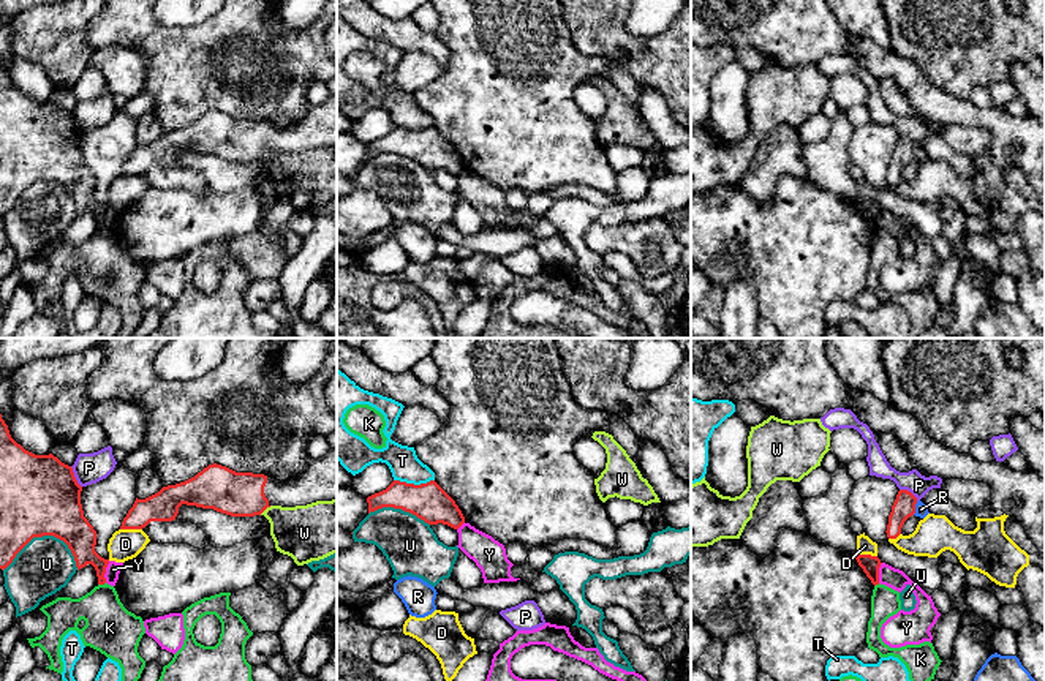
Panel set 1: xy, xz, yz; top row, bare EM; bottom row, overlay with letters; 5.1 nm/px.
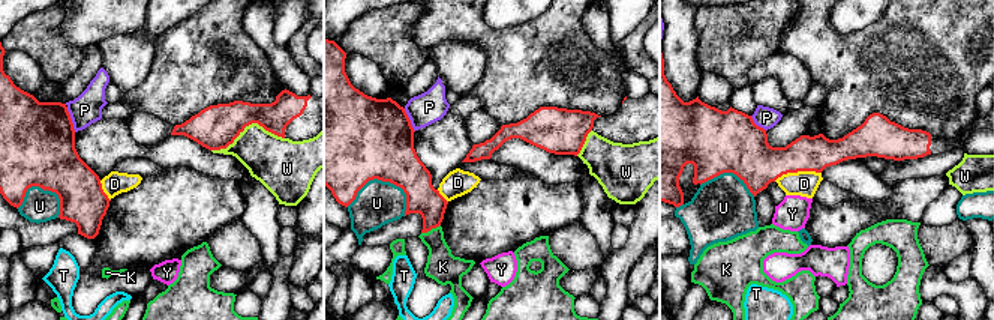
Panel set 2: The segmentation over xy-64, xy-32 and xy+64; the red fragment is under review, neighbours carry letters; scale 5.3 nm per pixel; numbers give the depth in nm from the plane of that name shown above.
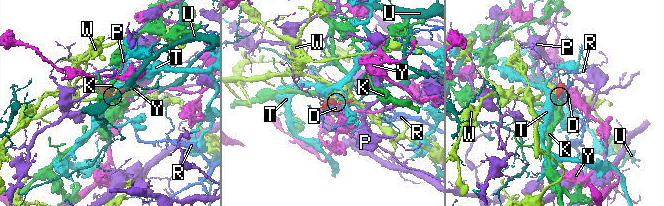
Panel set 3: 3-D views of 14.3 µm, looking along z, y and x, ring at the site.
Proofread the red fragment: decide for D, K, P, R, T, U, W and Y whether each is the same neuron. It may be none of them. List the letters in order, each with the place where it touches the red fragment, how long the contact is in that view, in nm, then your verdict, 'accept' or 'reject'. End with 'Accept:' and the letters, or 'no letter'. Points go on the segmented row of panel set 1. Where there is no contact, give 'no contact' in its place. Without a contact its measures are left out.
D: xy (132, 528) | 110 nm | reject
K: xy (101, 583) | 40 nm | reject
P: xy (75, 477) | 130 nm | reject
R: yz (914, 507) | 80 nm | reject
T: xz (413, 484) | 200 nm | reject
U: xy (45, 534) | 400 nm | reject
W: xy (264, 509) | 80 nm | reject
Y: xy (105, 572) | 110 nm | reject
Accept: no letter

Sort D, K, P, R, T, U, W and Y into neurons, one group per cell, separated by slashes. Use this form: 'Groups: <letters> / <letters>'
Groups: D / K / P / R / T / U / W / Y

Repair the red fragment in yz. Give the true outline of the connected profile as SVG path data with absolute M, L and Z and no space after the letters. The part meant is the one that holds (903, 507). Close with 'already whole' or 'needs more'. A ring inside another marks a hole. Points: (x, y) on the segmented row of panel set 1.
M900 490L892 506L887 525L887 537L896 539L901 534L904 521L915 514L917 498L907 491Z; already whole

